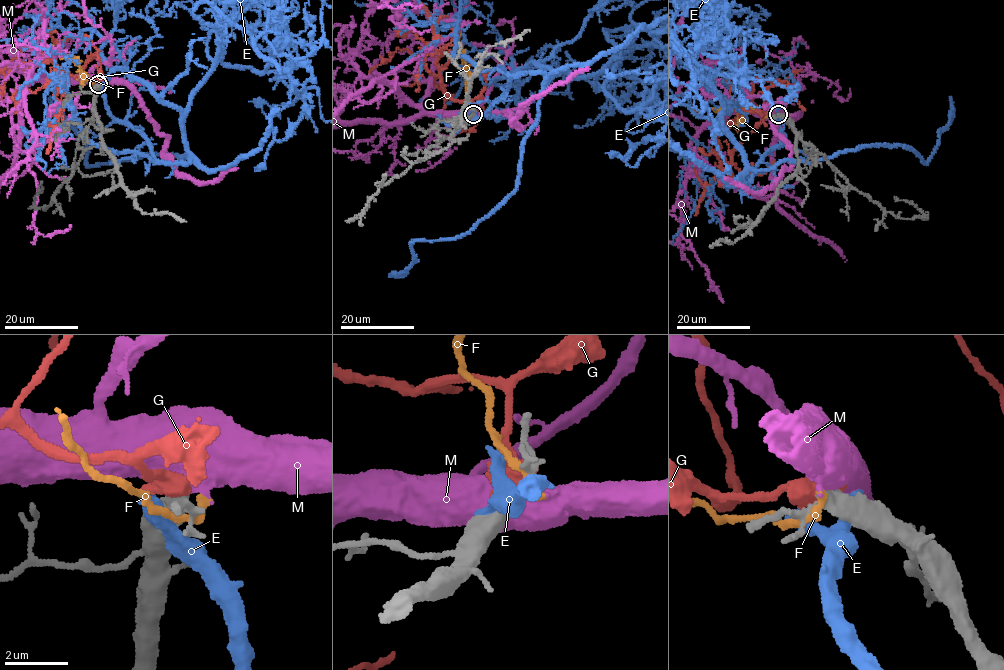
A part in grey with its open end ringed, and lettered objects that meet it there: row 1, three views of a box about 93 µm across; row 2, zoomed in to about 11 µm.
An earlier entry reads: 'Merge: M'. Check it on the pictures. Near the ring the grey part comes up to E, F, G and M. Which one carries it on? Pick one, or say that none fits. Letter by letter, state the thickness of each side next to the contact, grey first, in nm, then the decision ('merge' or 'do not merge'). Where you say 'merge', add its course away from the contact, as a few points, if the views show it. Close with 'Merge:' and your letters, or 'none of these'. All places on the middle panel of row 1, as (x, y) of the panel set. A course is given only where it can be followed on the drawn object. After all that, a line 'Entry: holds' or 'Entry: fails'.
E: 600 nm thick on the grey side, 500 nm on the other; do not merge
F: 240 nm thick on the grey side, 220 nm on the other; do not merge
G: 400 nm thick on the grey side, 550 nm on the other; do not merge
M: 400 nm thick on the grey side, 850 nm on the other; do not merge
Merge: none of these
Entry: fails

